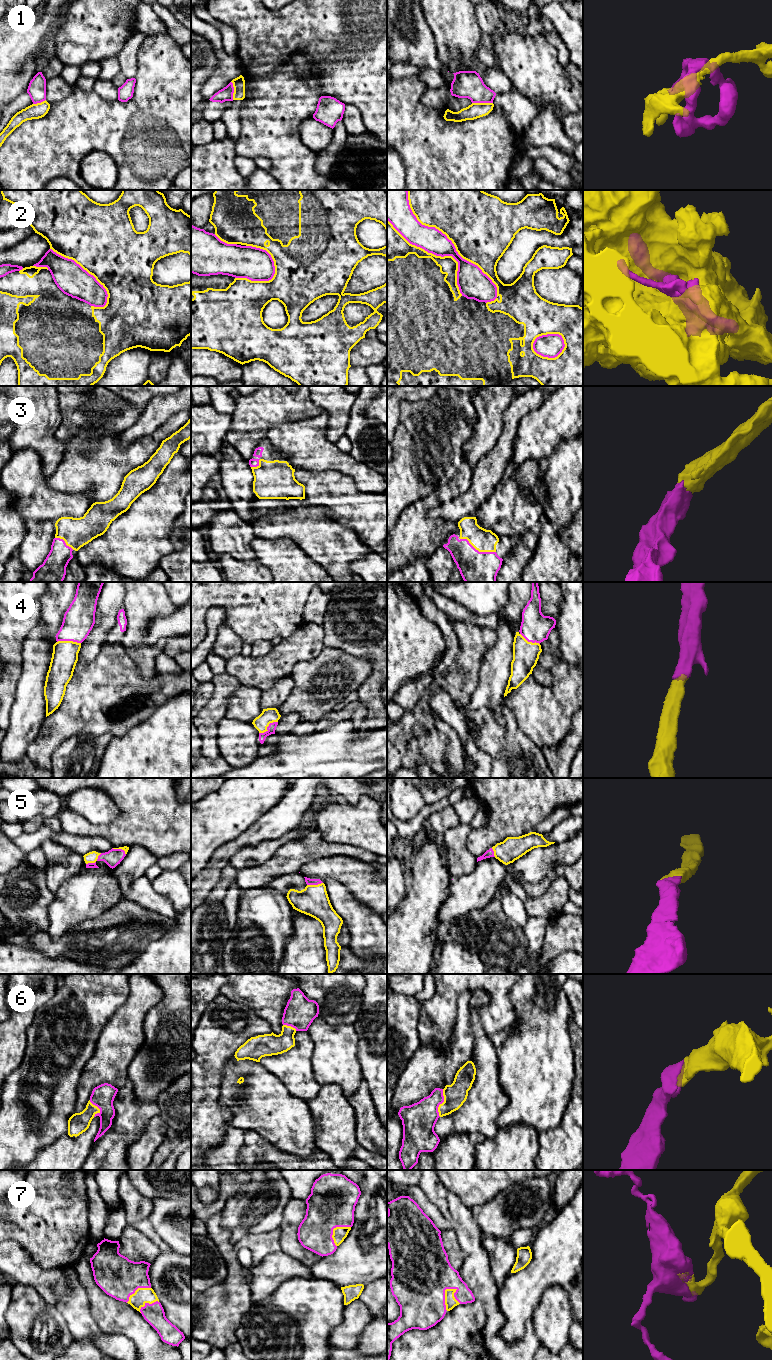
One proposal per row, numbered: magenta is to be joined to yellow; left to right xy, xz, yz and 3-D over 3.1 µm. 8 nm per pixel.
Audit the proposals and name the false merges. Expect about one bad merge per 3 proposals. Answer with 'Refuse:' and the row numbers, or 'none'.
Refuse: 1, 2

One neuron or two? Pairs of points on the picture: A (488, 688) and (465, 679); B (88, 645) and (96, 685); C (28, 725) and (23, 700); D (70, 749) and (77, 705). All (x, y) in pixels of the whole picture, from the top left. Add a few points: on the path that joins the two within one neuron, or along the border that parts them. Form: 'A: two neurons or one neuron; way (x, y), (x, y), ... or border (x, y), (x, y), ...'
A: two neurons; border (482, 661), (479, 667), (479, 683), (467, 704)
B: two neurons; border (103, 644), (99, 653), (91, 661), (78, 660)
C: one neuron; way (27, 719), (27, 706)
D: two neurons; border (95, 735), (73, 735), (66, 739), (54, 752)

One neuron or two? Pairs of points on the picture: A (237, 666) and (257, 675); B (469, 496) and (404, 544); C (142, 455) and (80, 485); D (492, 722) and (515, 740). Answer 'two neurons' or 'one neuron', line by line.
A: one neuron
B: two neurons
C: one neuron
D: one neuron

